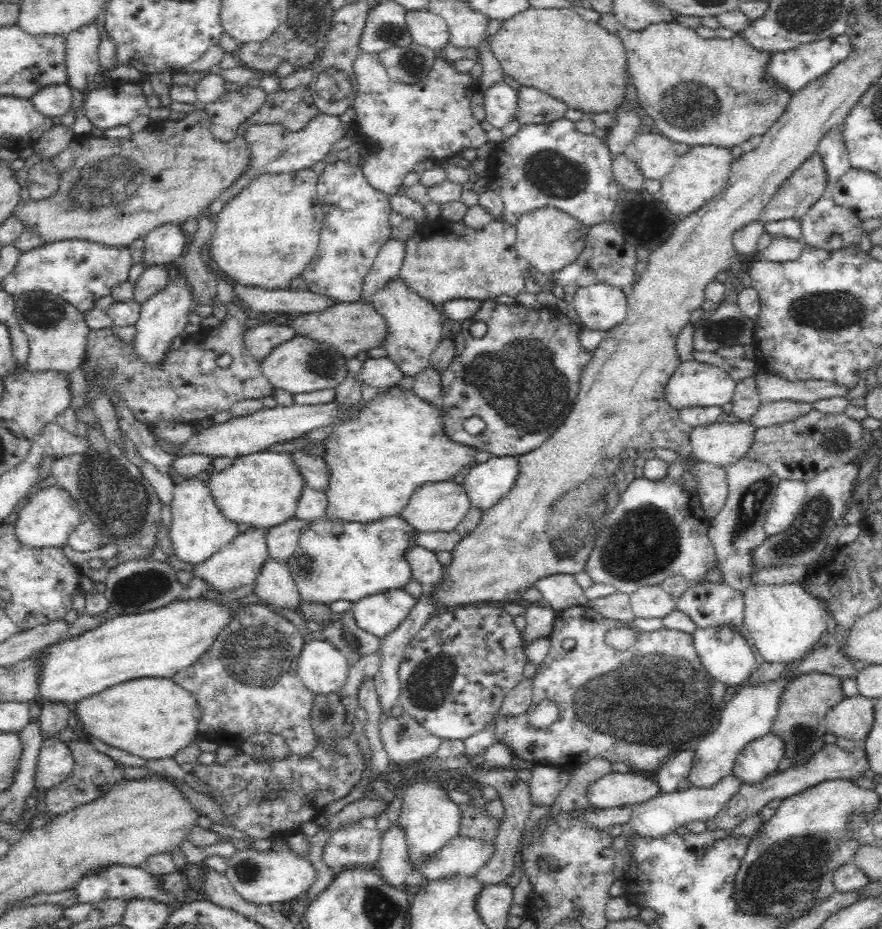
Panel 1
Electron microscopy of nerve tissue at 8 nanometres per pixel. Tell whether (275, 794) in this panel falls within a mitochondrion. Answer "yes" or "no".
yes

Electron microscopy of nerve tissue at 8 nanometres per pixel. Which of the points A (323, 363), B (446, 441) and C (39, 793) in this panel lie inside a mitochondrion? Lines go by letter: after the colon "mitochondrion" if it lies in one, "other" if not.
A: mitochondrion
B: other
C: other

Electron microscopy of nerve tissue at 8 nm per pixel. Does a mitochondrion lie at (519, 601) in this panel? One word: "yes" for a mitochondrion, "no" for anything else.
no

